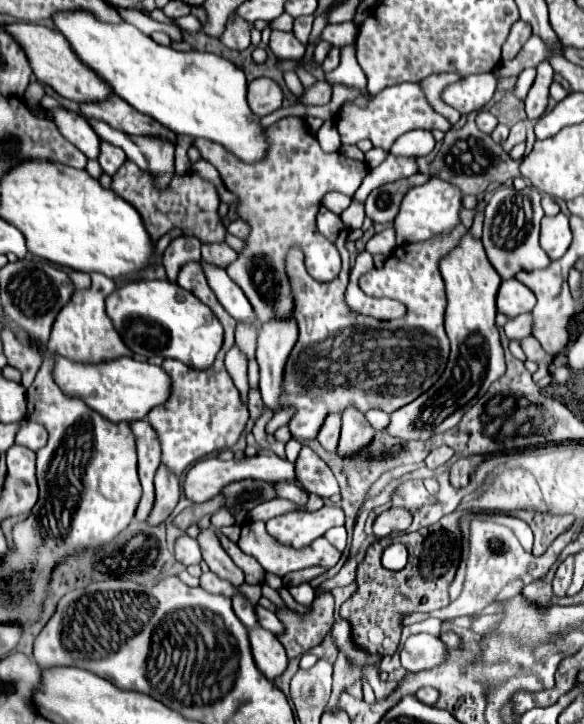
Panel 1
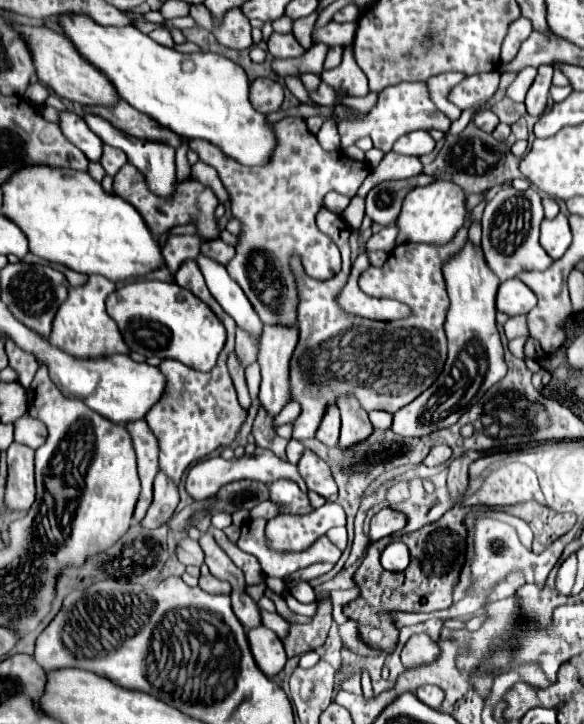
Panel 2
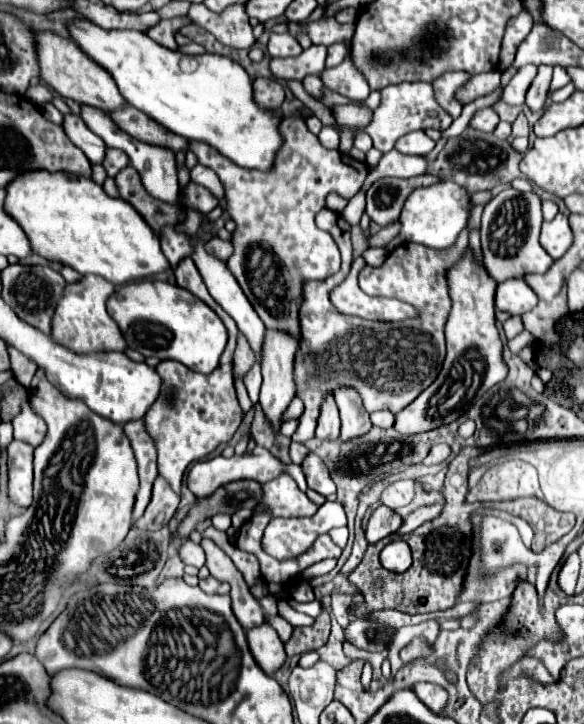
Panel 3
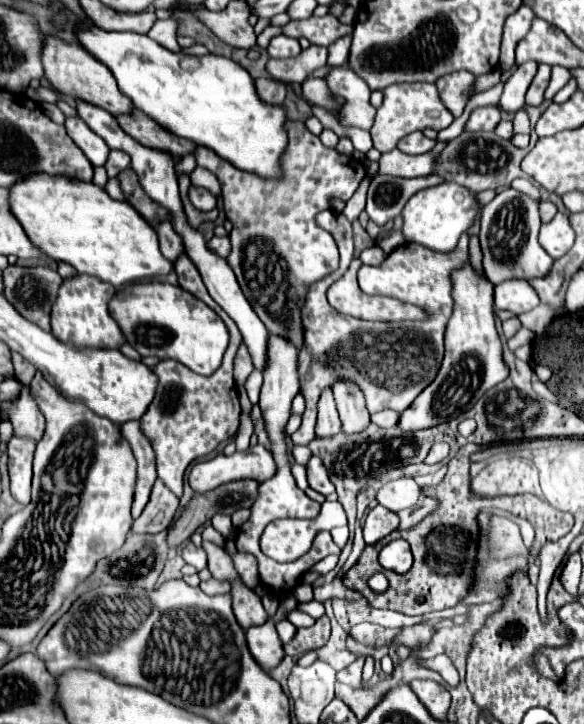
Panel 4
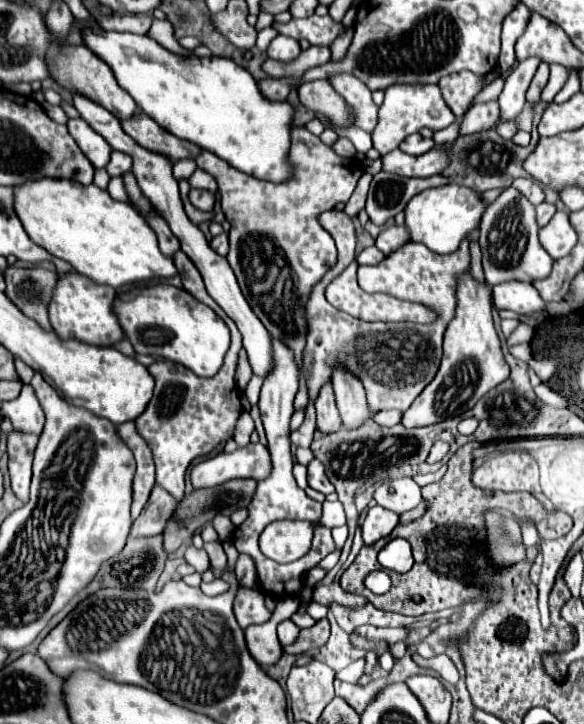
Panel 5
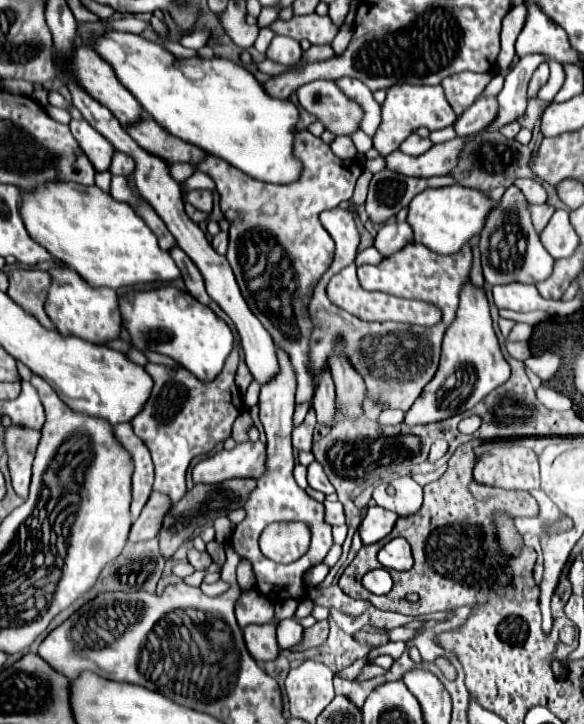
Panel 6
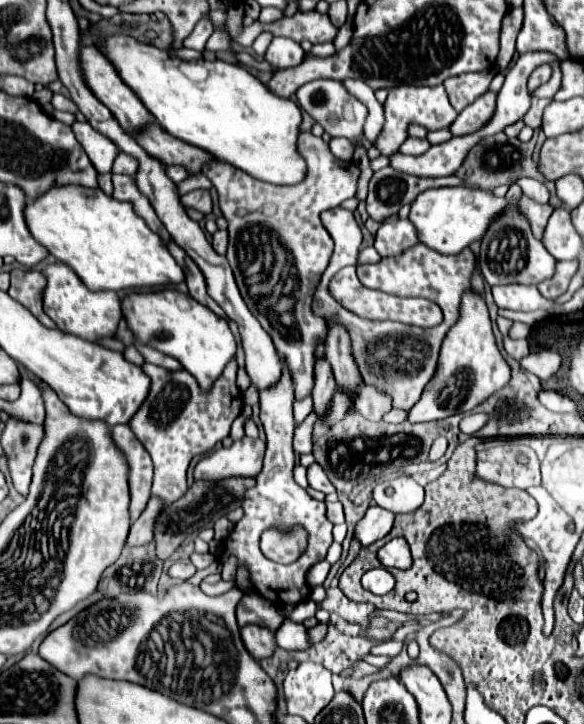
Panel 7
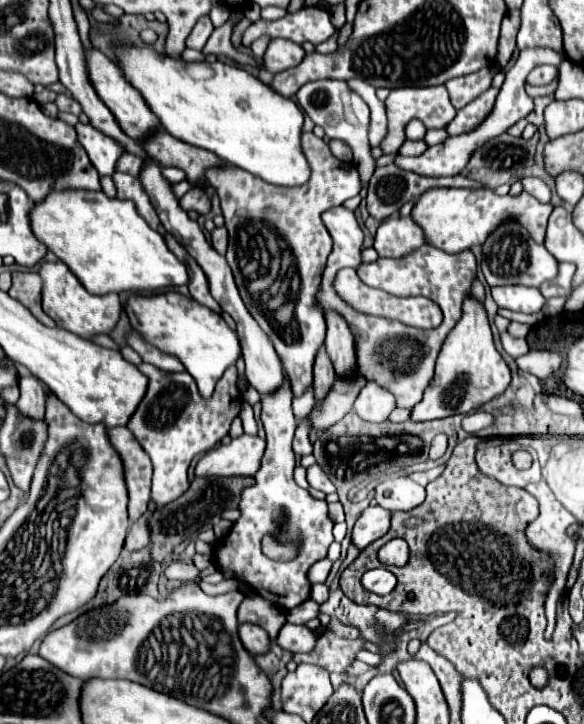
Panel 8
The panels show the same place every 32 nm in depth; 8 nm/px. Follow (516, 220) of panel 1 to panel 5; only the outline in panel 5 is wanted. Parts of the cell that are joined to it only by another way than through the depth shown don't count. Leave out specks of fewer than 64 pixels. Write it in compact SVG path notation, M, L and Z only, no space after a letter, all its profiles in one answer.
M514 186L506 188L498 200L488 204L482 226L480 226L480 248L482 248L482 264L486 274L486 284L500 284L510 280L520 282L536 282L544 280L552 272L554 260L538 242L538 226L534 220L534 206L520 194Z

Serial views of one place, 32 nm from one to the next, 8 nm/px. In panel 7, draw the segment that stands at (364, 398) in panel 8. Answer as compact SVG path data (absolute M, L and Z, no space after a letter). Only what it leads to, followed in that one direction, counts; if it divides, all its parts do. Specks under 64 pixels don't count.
M364 386L364 390L360 392L360 398L356 398L354 410L360 416L364 416L366 420L380 422L384 418L384 414L392 410L392 398L384 396L384 392L380 392L376 388Z

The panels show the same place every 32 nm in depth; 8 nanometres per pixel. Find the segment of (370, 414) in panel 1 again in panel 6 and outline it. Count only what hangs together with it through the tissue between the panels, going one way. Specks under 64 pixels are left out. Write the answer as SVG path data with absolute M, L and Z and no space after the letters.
M384 410L378 418L380 424L400 424L404 422L404 412L402 410Z

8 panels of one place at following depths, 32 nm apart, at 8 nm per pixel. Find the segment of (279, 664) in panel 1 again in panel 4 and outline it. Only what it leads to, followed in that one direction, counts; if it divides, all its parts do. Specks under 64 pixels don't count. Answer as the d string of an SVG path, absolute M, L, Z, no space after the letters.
M288 597L281 601L277 612L270 617L262 626L252 626L246 630L246 642L248 648L254 656L254 660L268 672L270 668L278 666L280 660L284 658L282 642L278 638L275 624L286 619L287 614L296 609L298 601L293 597Z

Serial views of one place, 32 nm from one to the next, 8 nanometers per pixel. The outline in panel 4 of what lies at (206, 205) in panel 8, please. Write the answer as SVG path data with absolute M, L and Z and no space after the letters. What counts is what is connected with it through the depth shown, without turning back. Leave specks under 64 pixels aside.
M190 186L190 202L194 204L194 208L198 208L202 212L208 212L208 210L212 210L216 206L216 196L210 194L204 188Z

